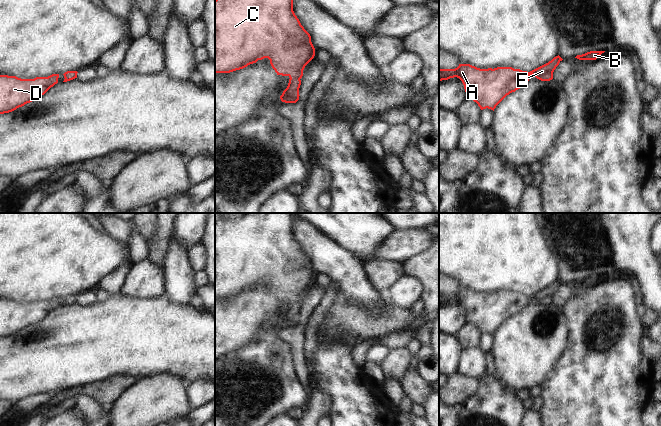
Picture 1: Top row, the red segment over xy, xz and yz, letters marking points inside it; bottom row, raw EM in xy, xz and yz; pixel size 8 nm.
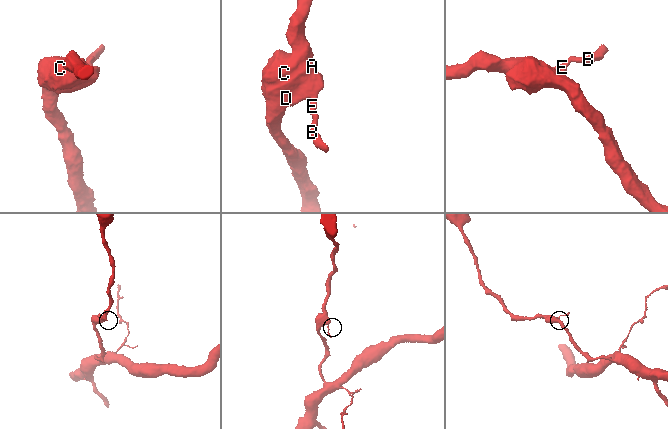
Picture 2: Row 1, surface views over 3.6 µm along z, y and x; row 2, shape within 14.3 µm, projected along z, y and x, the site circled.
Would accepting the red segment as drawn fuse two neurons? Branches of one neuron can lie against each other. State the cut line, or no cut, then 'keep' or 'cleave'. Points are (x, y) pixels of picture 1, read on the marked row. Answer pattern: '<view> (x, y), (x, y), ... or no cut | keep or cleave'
no cut | keep

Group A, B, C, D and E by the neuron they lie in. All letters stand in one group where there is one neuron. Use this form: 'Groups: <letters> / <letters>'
Groups: A B C D E.

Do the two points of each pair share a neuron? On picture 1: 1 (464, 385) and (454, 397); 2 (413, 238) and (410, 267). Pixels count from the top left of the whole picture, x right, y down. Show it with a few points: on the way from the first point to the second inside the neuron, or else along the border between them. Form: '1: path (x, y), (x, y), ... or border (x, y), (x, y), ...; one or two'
1: path (461, 388), (455, 394); one
2: border (428, 247), (410, 256), (402, 263); two

